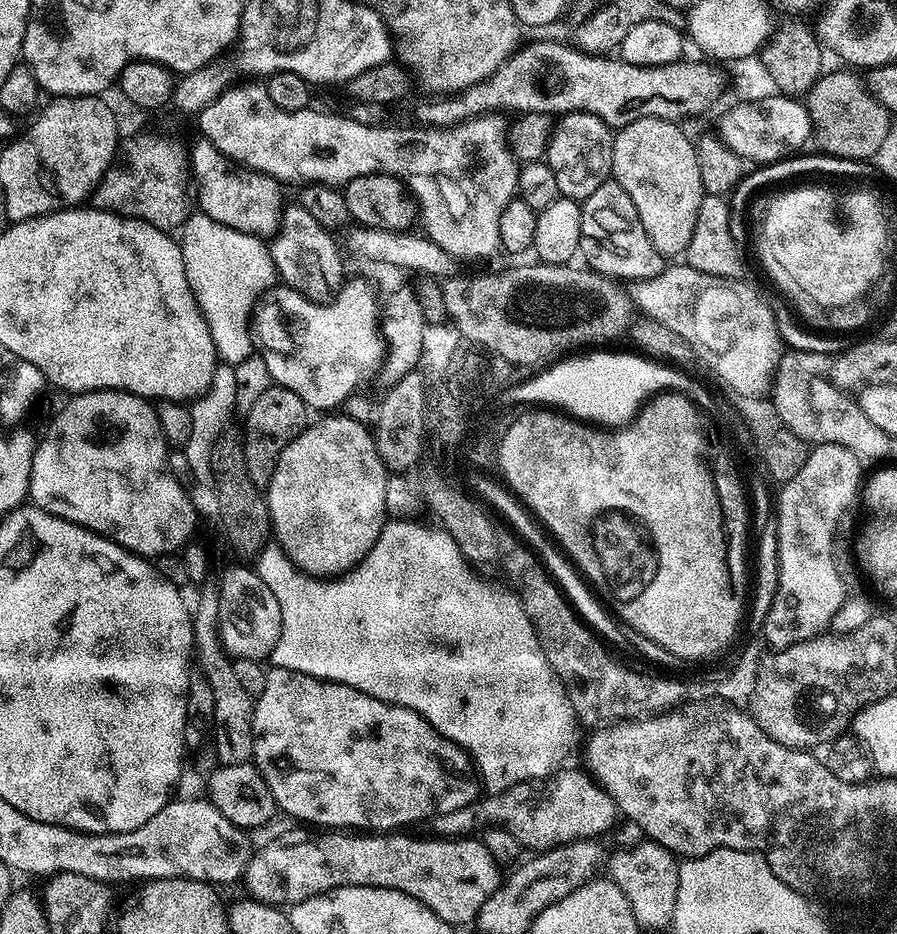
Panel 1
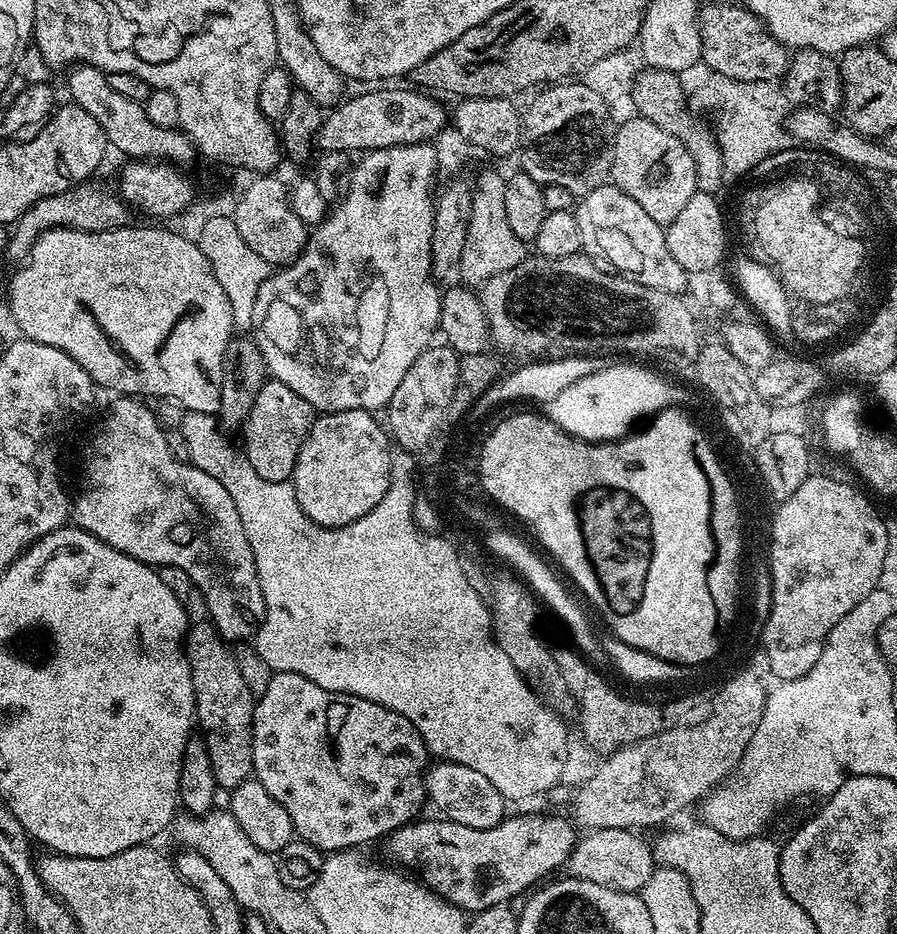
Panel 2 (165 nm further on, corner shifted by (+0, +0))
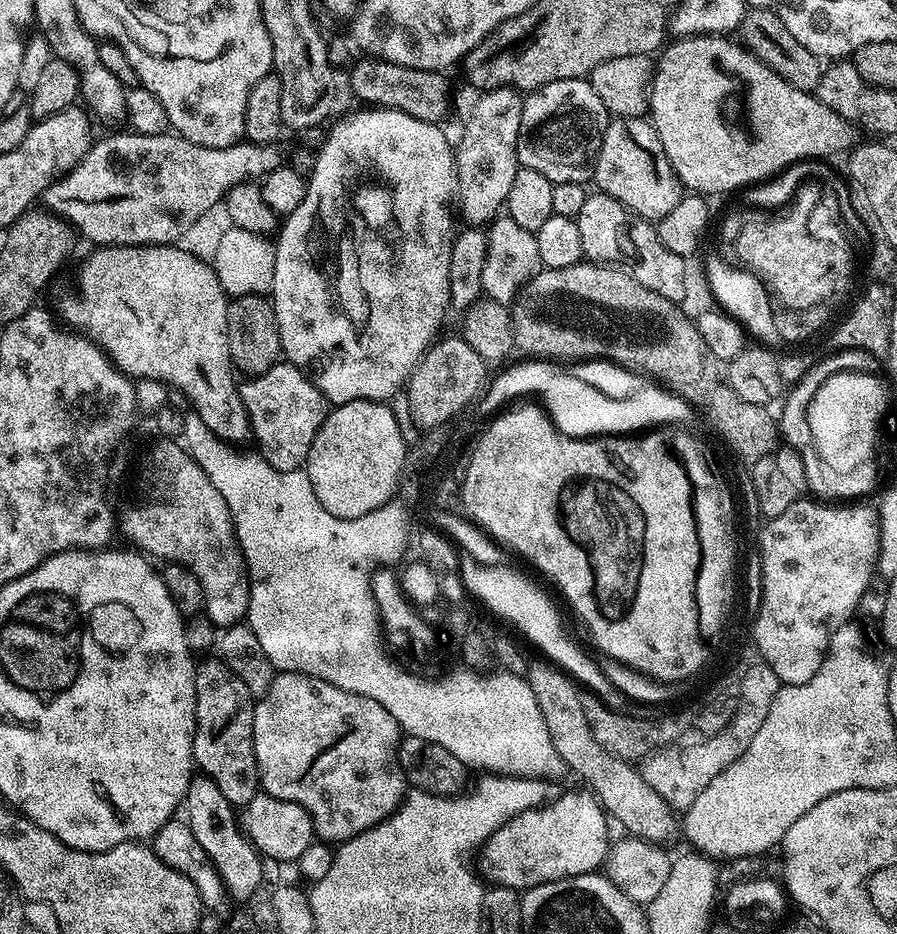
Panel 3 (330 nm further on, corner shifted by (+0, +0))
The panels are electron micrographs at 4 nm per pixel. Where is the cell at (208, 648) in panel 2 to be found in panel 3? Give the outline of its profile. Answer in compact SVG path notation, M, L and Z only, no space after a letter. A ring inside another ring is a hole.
M227 678L228 680L204 680L196 682L196 733L194 734L194 746L192 758L195 767L203 775L222 790L222 798L234 806L243 806L261 791L260 771L256 768L256 755L254 754L254 710L256 705L250 690L241 680Z

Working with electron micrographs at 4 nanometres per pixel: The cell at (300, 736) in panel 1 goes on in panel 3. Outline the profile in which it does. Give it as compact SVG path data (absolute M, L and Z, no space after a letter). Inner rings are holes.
M277 671L276 676L270 682L270 690L255 701L254 710L254 754L256 755L256 768L260 771L260 786L274 798L282 798L286 802L294 802L302 806L310 814L316 836L321 841L332 846L339 846L344 841L370 830L378 822L386 819L389 814L395 812L406 795L406 781L404 771L400 769L398 750L402 739L402 729L397 720L374 698L366 698L362 694L350 694L350 690L342 690L330 682L326 682L317 676L307 676L301 672Z

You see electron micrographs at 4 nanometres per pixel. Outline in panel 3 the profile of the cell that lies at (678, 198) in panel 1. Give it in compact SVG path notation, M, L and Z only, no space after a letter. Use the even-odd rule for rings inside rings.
M617 116L609 119L602 146L596 155L594 184L608 193L623 208L649 222L661 220L674 206L678 206L682 185L662 150L662 142L651 119L644 116Z

